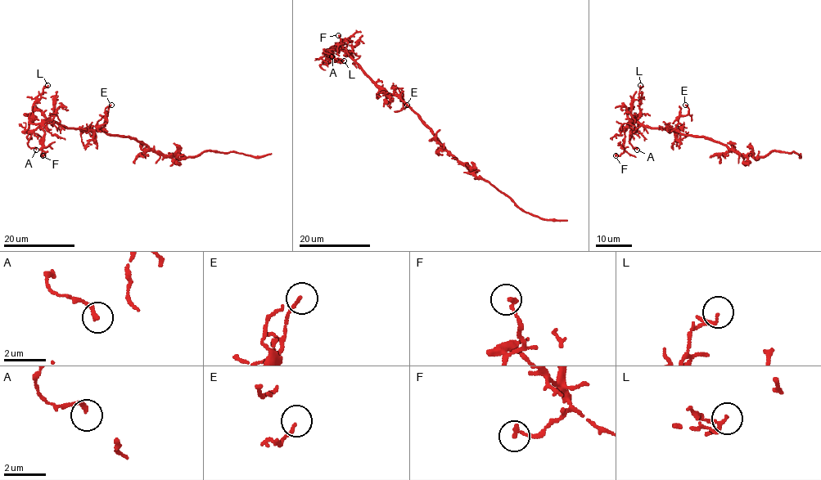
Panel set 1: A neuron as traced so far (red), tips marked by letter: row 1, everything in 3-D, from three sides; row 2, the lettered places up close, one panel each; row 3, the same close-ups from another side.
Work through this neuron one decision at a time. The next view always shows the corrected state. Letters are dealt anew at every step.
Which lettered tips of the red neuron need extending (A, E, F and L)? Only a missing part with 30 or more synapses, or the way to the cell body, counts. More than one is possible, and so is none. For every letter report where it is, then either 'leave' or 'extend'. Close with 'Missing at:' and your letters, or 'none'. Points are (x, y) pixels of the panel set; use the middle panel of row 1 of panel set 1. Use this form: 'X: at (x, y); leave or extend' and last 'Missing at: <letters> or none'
A: at (331, 56); leave
E: at (407, 105); leave
F: at (338, 35); leave
L: at (344, 60); leave
Missing at: none

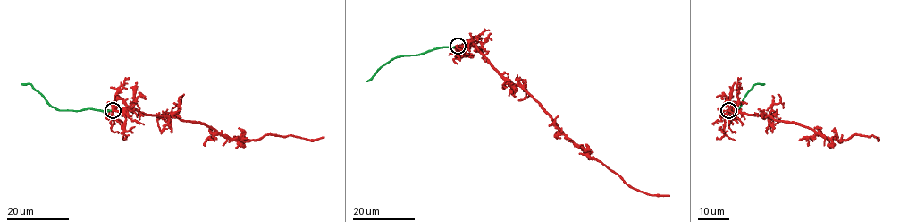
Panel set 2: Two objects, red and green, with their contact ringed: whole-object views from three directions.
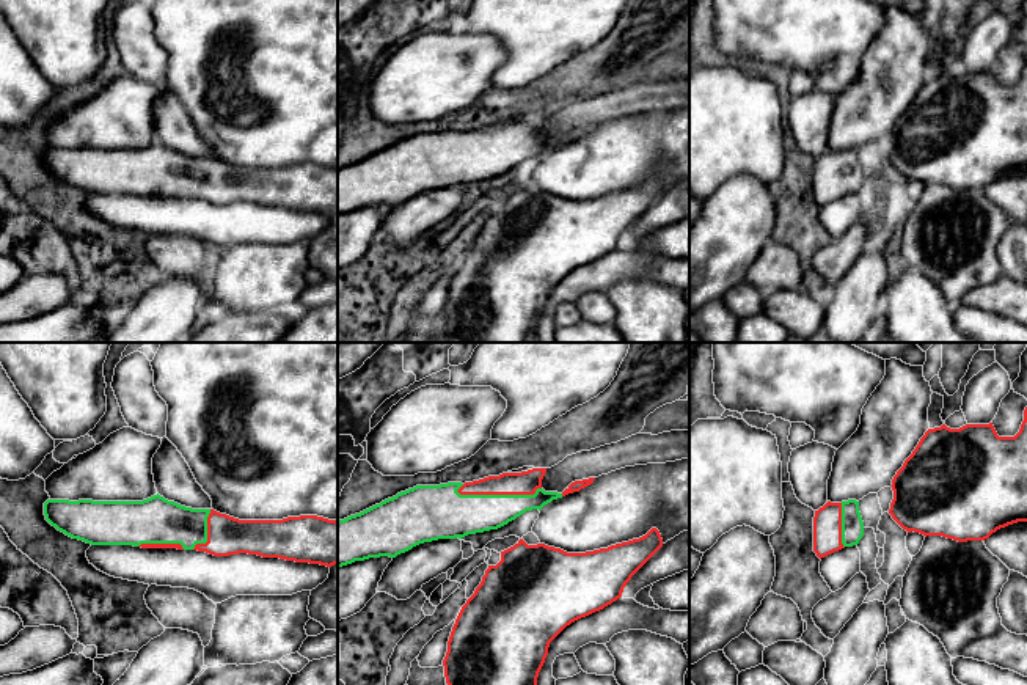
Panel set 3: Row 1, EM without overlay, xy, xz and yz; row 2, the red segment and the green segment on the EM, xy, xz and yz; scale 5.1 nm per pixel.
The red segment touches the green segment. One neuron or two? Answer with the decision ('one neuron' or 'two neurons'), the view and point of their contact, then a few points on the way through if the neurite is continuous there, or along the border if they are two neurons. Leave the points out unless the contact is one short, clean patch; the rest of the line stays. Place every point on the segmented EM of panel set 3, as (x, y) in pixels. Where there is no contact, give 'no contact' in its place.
one neuron | xz (498, 494)

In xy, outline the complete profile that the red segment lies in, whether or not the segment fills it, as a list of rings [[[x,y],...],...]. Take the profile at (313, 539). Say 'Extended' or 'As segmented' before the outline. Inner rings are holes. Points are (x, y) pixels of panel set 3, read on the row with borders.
Extended. [[[159,493],[143,501],[47,500],[44,515],[58,531],[91,545],[198,550],[214,556],[248,553],[327,567],[338,564],[338,522],[317,515],[239,520],[214,509],[185,507]]]

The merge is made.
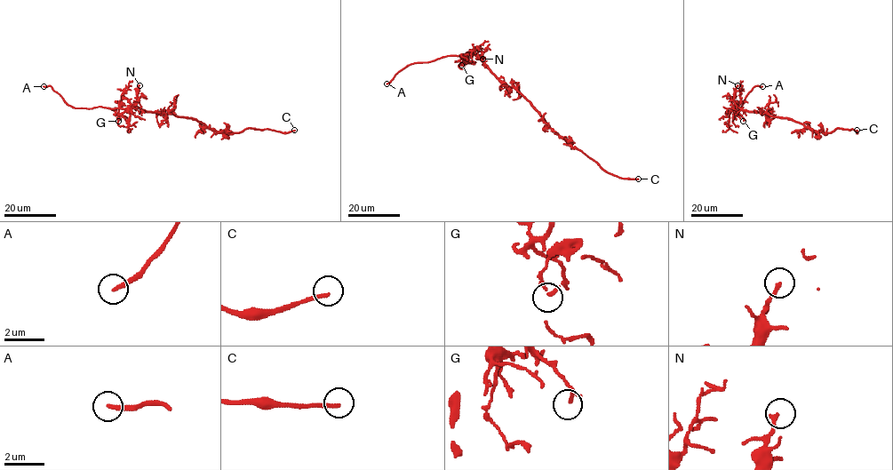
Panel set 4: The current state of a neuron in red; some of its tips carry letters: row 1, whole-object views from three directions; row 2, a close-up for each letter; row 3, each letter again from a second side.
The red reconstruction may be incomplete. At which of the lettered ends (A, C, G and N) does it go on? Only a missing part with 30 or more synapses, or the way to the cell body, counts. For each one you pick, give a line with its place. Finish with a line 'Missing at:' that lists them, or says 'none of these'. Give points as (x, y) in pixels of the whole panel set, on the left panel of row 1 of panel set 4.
C: place (294, 130)
Missing at: C

